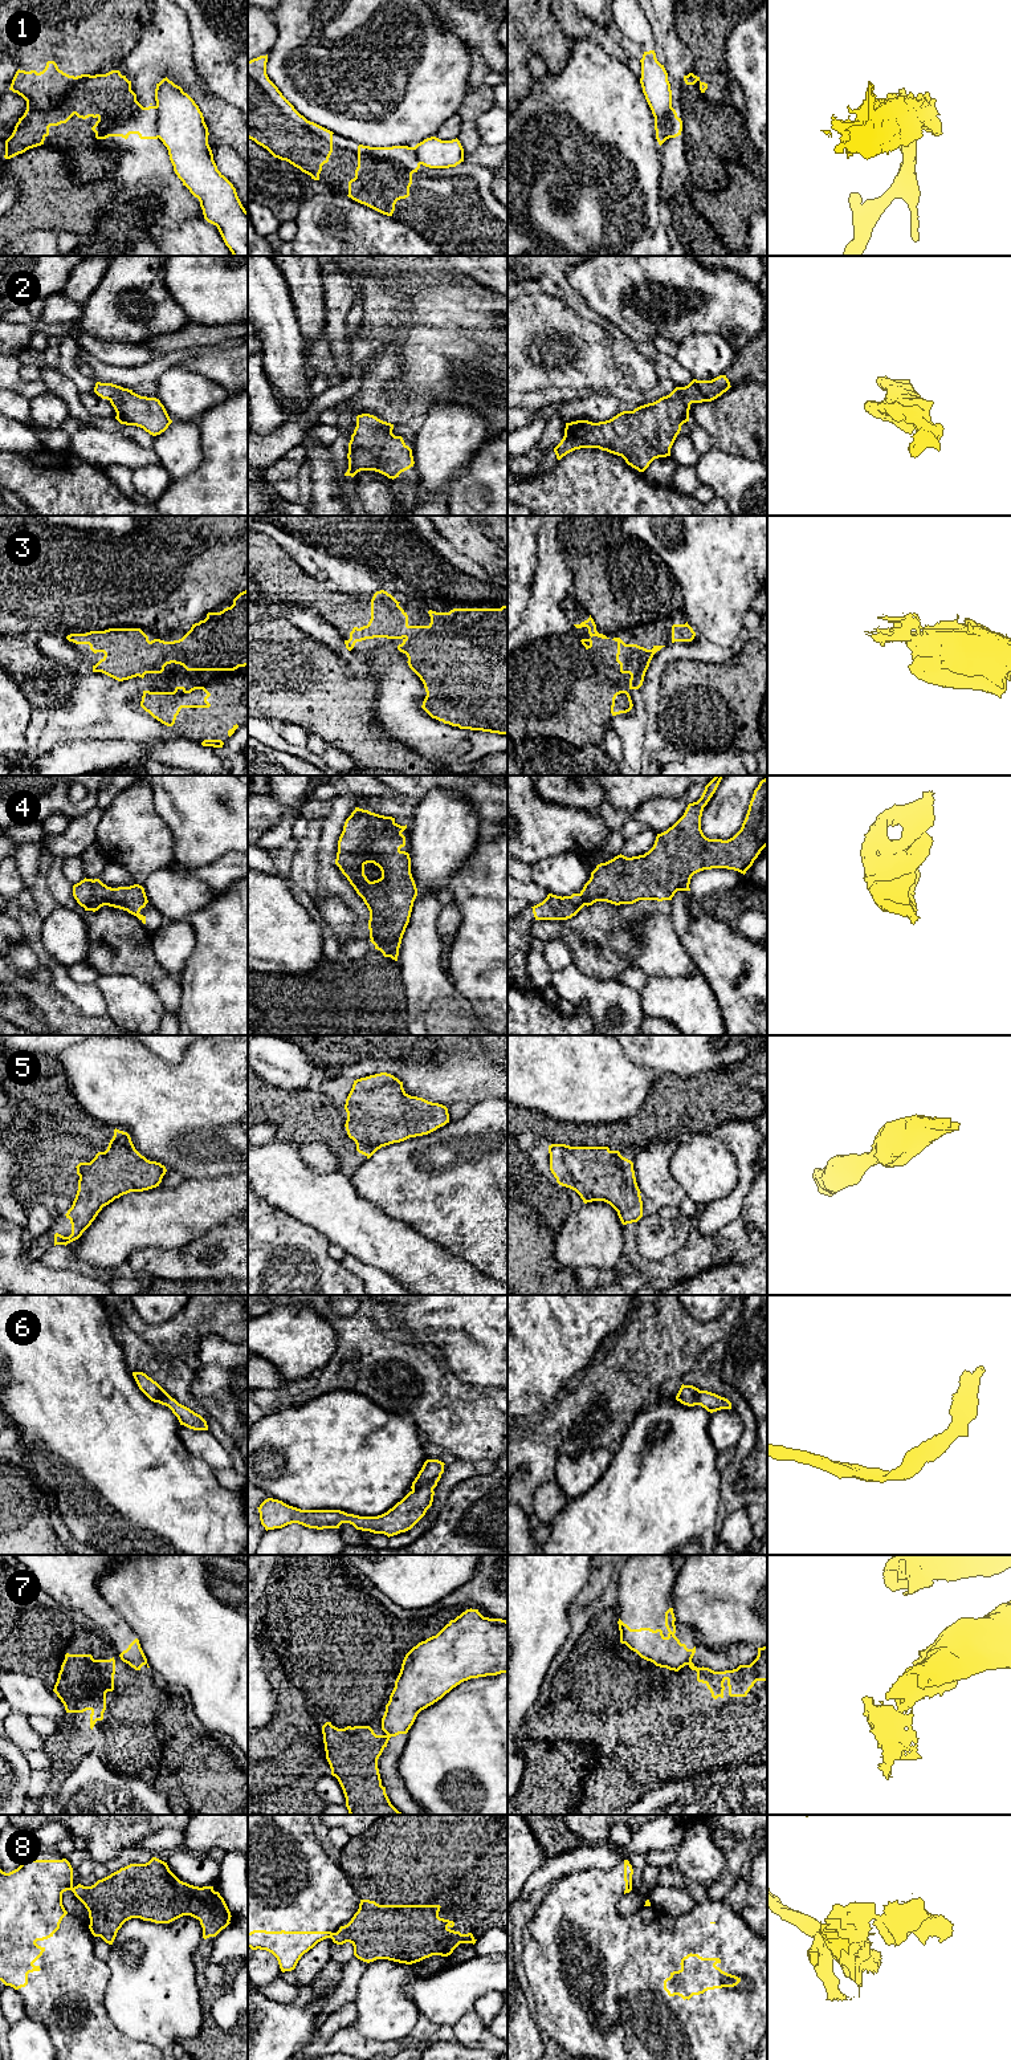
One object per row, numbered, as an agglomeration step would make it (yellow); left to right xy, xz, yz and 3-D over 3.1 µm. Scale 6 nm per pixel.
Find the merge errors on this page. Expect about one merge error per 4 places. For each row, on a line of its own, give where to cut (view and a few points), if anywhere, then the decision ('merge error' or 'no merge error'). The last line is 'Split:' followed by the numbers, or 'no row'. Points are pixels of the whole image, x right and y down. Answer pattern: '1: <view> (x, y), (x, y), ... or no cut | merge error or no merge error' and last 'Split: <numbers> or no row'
1: xy (155, 106), (159, 137) | merge error
2: no cut | no merge error
3: no cut | no merge error
4: no cut | no merge error
5: no cut | no merge error
6: no cut | no merge error
7: yz (691, 1660), (687, 1664) | merge error
8: xz (335, 1933), (331, 1938) | merge error
Split: 1, 7, 8

